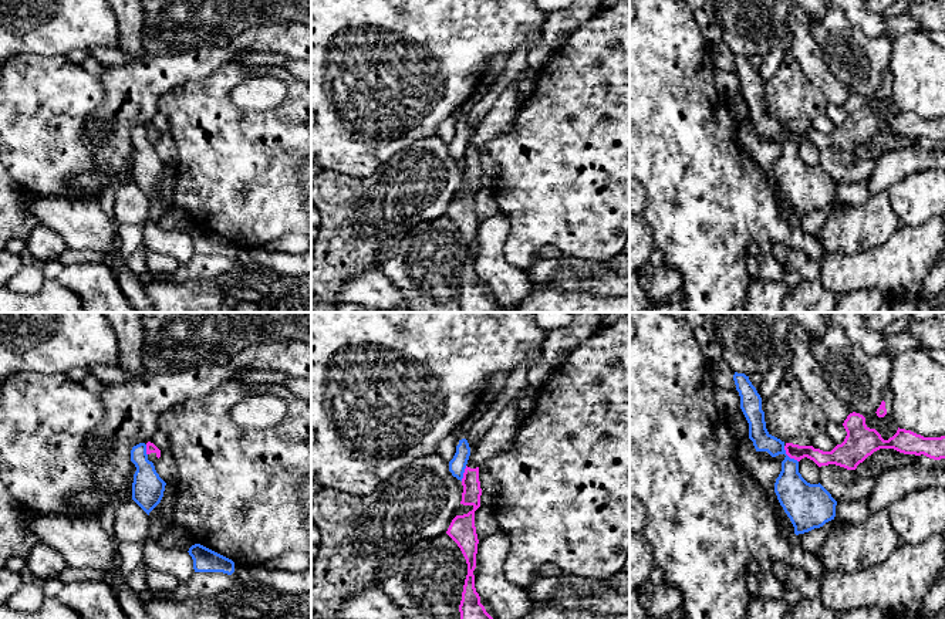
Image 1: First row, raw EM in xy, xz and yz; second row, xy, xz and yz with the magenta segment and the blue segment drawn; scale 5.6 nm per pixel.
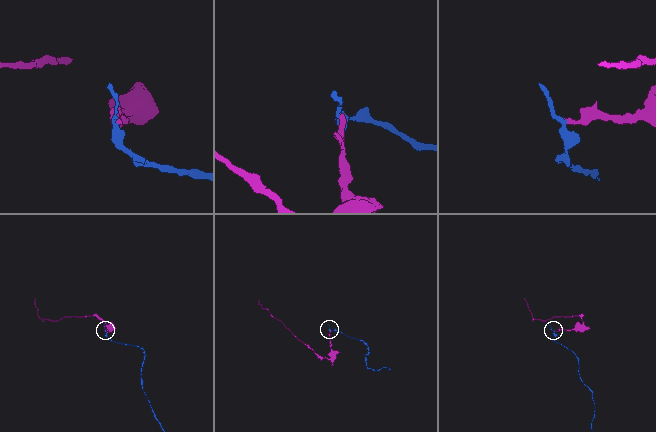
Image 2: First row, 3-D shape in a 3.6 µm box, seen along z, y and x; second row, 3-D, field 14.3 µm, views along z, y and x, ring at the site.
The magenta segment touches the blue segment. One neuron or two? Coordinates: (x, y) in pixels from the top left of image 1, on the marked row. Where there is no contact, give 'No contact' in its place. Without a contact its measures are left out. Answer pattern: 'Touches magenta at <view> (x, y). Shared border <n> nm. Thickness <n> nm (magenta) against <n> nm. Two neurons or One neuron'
Touches magenta at yz (789, 456). Shared border 130 nm. Thickness 90 nm (magenta) against 220 nm. Two neurons

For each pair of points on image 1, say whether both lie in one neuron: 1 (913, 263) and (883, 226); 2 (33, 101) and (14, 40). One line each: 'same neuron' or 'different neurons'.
1: different neurons
2: different neurons

